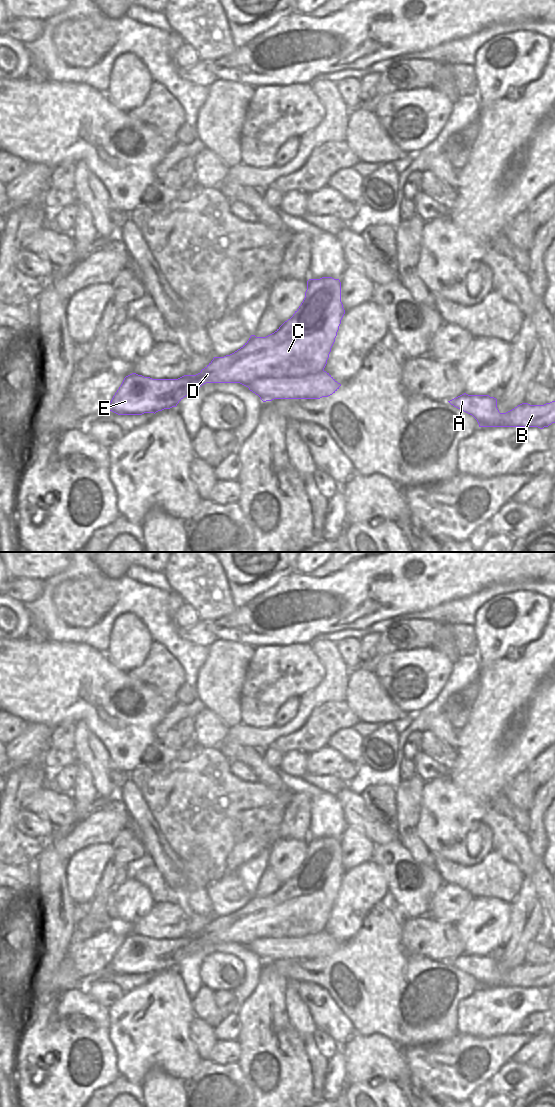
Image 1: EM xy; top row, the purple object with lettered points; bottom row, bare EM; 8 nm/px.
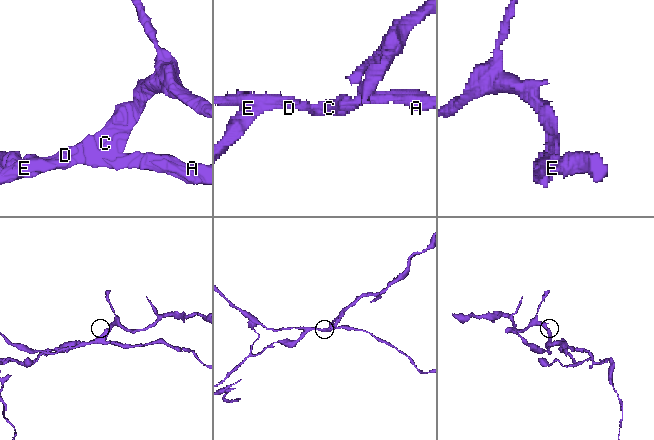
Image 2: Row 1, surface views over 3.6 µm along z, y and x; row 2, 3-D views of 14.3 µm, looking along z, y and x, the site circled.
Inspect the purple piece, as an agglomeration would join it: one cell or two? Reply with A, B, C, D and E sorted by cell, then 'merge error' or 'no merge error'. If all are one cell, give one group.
A B / C D E; merge error

